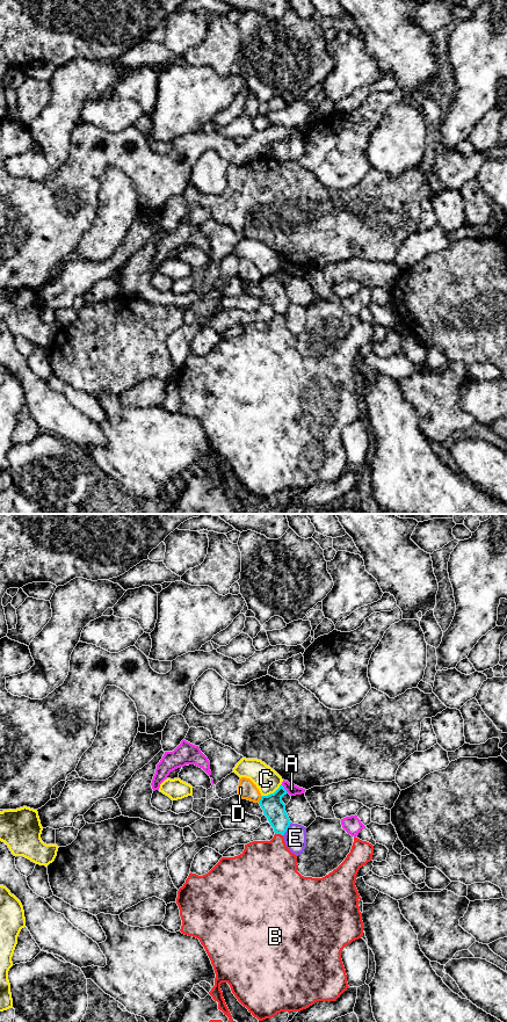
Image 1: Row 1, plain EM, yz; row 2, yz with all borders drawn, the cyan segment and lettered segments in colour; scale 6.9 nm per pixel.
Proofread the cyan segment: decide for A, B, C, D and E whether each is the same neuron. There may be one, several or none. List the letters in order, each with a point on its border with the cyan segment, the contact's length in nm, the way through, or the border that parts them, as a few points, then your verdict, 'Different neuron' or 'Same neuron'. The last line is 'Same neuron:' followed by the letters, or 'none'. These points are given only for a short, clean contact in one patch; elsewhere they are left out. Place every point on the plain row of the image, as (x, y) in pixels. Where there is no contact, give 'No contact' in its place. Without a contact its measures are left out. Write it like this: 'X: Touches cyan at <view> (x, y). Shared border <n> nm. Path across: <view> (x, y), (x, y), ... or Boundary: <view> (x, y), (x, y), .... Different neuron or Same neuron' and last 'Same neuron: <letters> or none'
A: Touches cyan at yz (284, 269). Shared border 80 nm. Boundary: yz (281, 265), (288, 273). Different neuron
B: Touches cyan at yz (279, 313). Shared border 60 nm. Different neuron
C: Touches cyan at yz (272, 274). Shared border 170 nm. Different neuron
D: Touches cyan at yz (260, 280). Shared border 50 nm. Different neuron
E: Touches cyan at yz (287, 309). Shared border 110 nm. Different neuron
Same neuron: none

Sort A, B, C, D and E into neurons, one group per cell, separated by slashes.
A / B / C / D / E

